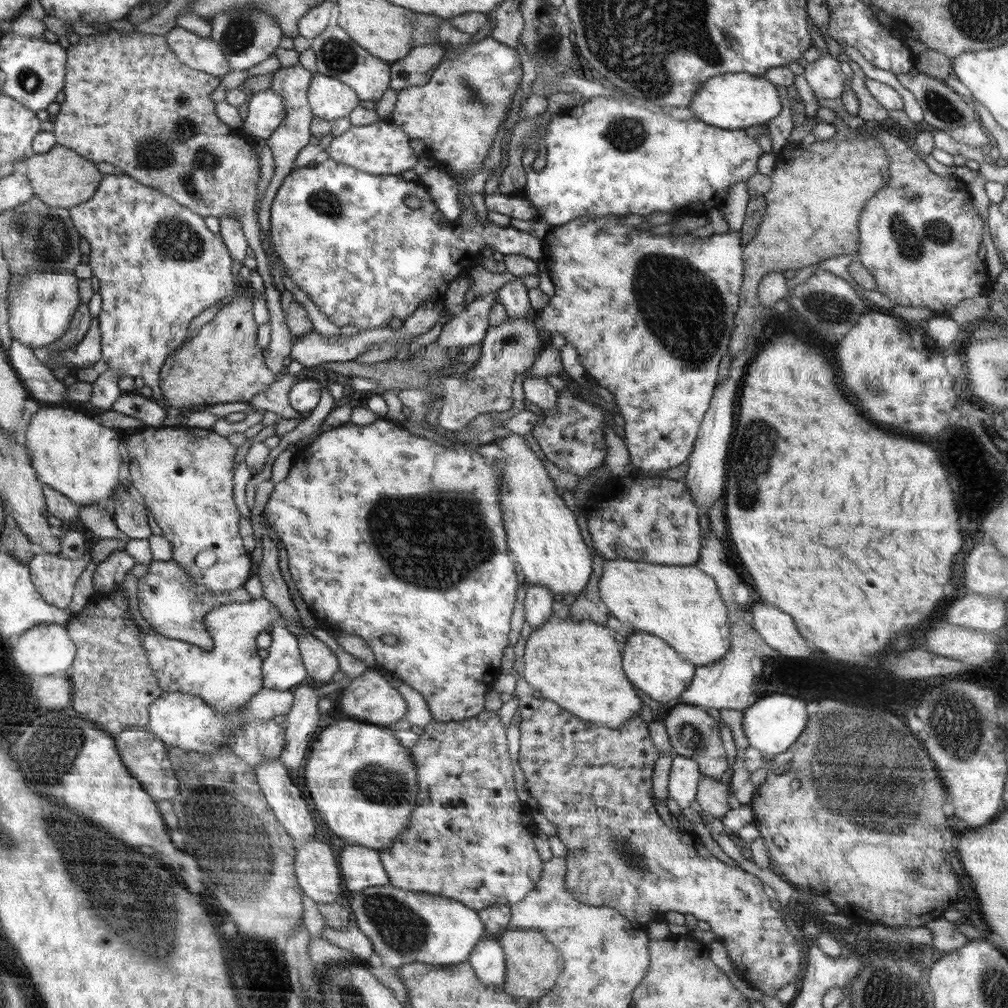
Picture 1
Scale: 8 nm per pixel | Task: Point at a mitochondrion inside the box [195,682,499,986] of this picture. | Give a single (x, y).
(402, 929)

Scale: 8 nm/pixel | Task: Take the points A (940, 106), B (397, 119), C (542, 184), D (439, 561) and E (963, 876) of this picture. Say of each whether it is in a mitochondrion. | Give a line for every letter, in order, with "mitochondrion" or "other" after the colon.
A: mitochondrion
B: other
C: other
D: mitochondrion
E: other

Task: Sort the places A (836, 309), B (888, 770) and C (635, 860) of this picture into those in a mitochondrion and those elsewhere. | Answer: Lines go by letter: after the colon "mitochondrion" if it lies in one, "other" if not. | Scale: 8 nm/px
A: mitochondrion
B: mitochondrion
C: mitochondrion

